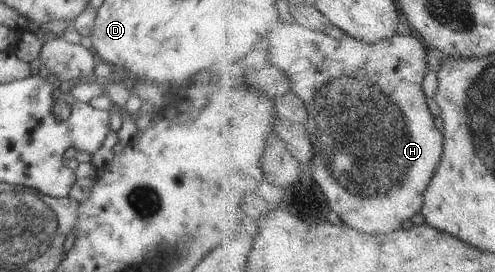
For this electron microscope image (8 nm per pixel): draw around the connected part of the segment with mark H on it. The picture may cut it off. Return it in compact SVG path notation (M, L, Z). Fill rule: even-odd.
M294 19L288 23L282 23L282 27L278 27L276 30L272 29L271 37L268 39L270 39L270 43L265 44L263 49L271 54L271 65L278 66L291 77L291 80L295 83L292 91L296 92L308 106L309 122L306 125L309 135L315 143L316 152L315 167L312 168L312 173L315 181L328 197L328 204L346 223L350 223L352 227L356 227L360 231L366 231L366 233L389 234L402 228L406 221L410 221L412 217L416 217L418 213L423 211L427 189L431 186L436 172L442 165L447 141L444 131L440 131L438 125L436 125L436 119L434 119L432 109L430 109L428 99L426 99L427 93L424 91L427 77L432 75L426 41L418 33L411 36L396 34L394 37L378 43L368 43L356 39L354 36L339 40L326 34L326 32L322 33L306 27Z

